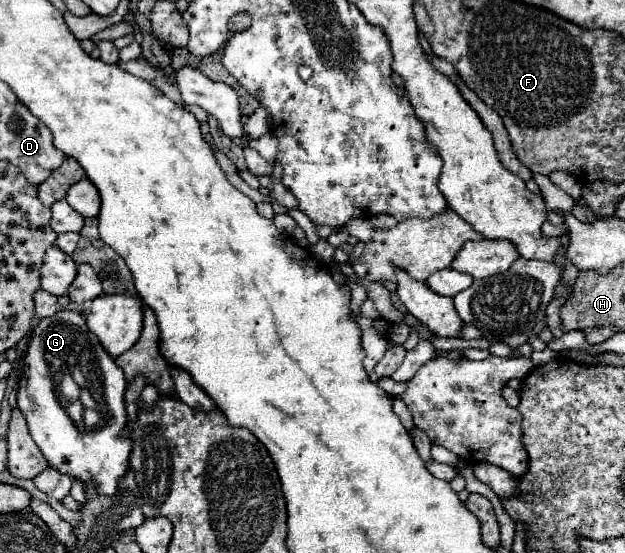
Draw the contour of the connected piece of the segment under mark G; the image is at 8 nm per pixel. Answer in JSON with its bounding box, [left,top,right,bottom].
[18,311,134,497]

